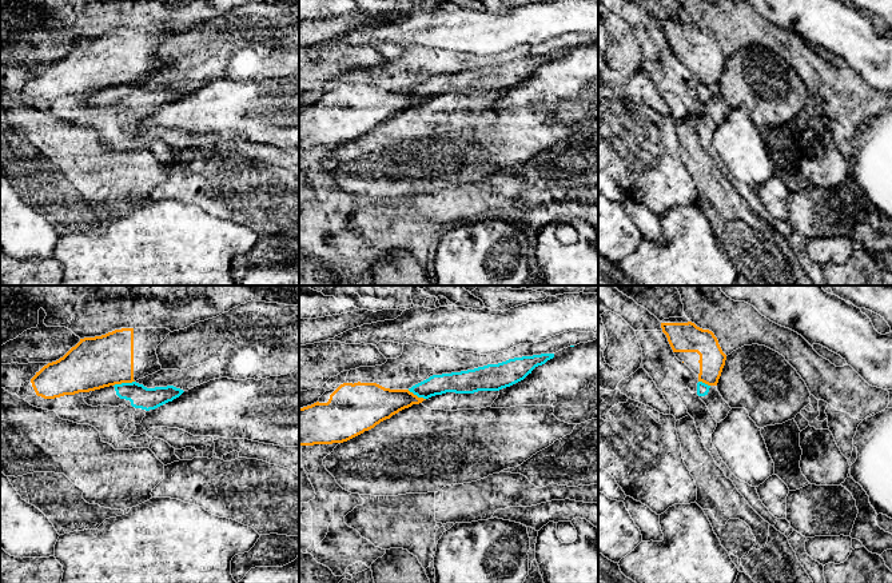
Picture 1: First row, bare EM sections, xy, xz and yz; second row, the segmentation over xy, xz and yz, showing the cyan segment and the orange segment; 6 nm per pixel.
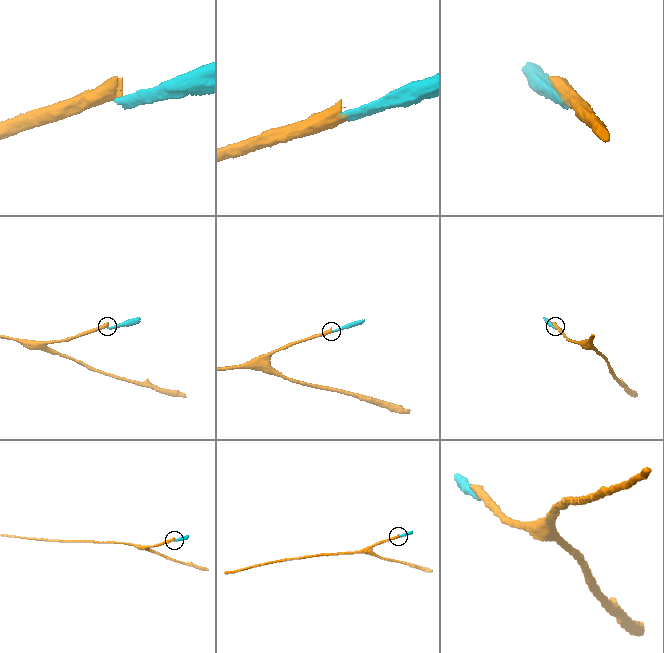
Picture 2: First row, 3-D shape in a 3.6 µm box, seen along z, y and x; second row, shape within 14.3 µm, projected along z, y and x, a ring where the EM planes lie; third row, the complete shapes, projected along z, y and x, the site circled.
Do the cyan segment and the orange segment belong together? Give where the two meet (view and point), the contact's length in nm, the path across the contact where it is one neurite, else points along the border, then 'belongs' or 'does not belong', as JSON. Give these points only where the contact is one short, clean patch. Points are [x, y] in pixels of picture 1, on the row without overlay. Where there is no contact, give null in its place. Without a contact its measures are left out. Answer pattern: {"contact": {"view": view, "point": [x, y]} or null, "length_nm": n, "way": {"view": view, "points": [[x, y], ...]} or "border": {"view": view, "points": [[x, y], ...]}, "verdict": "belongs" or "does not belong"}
{"contact": {"view": "xy", "point": [123, 84]}, "length_nm": 130, "border": {"view": "xy", "points": [[134, 82], [114, 87]]}, "verdict": "does not belong"}

